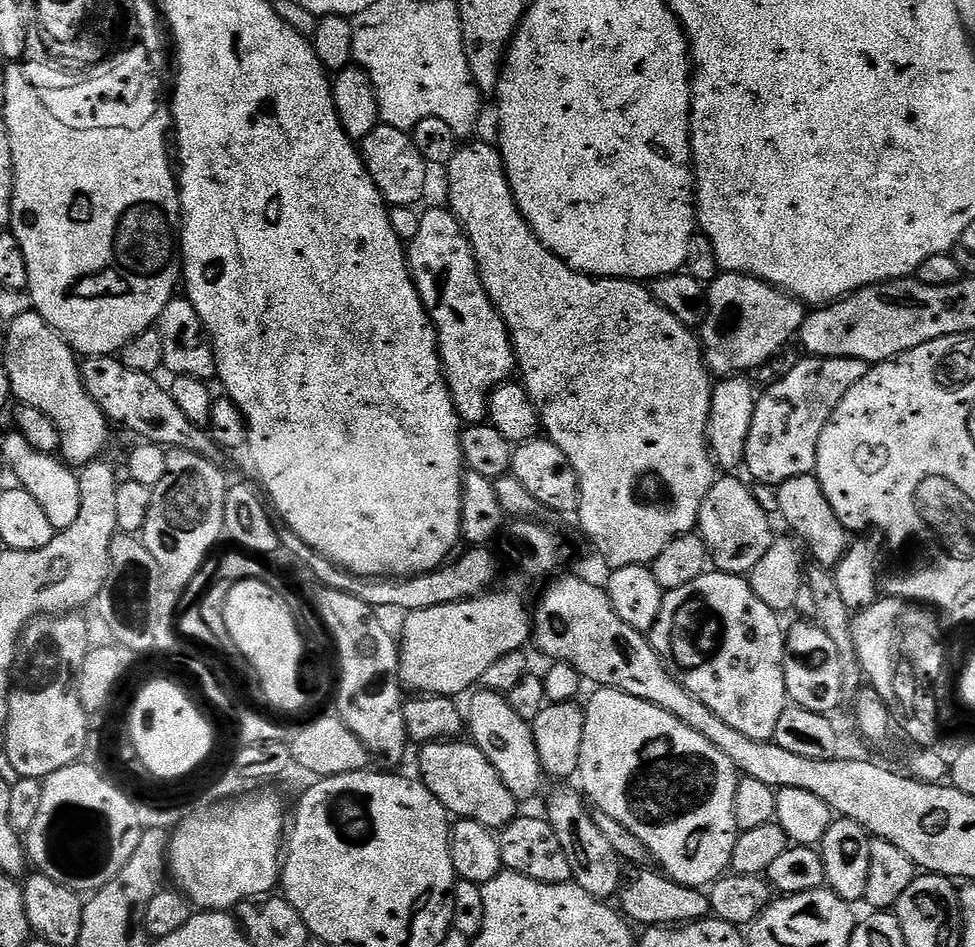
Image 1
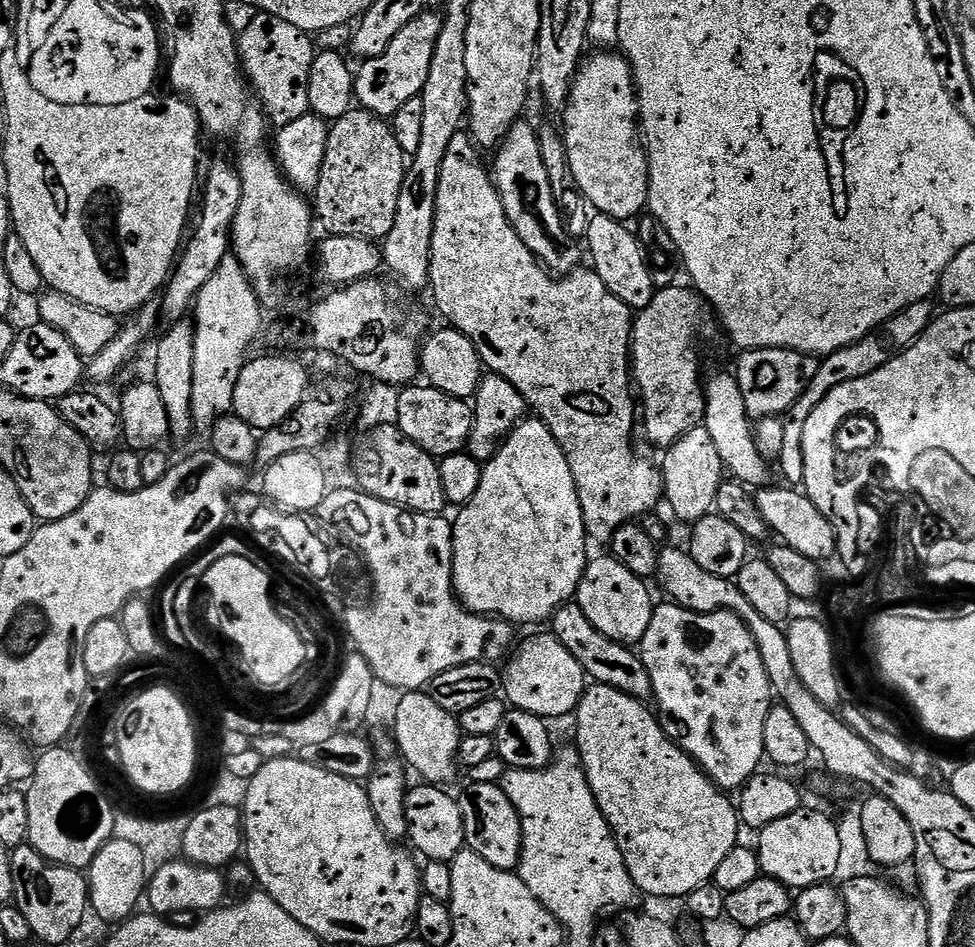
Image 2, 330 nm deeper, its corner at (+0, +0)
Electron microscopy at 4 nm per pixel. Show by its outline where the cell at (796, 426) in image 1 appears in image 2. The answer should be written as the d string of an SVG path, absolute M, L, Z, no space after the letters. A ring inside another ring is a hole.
M926 299L922 302L914 302L914 306L906 306L906 310L899 312L893 320L887 320L882 327L866 334L866 338L842 350L831 352L817 363L816 373L810 386L802 390L798 402L794 402L794 406L786 413L786 419L783 421L785 424L784 441L780 444L780 472L789 480L785 480L789 485L803 485L802 430L806 426L806 418L810 418L810 414L818 410L818 402L822 402L822 398L826 398L826 394L830 394L834 386L842 386L842 382L854 382L854 378L866 378L866 374L874 374L874 370L886 366L886 362L890 362L893 356L906 351L931 326L934 319L932 303L931 299Z

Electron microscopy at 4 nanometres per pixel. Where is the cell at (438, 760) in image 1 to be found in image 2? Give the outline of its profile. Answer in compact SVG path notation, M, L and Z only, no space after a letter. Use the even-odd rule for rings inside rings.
M408 690L401 696L404 697L396 704L396 717L392 720L392 728L396 731L394 743L399 755L402 757L403 763L411 771L413 768L421 776L419 778L421 781L433 786L447 785L447 780L454 779L456 772L458 773L458 757L460 755L460 742L462 739L459 719L453 713L442 710L442 706L438 706L438 702L434 702L434 698L427 691Z

